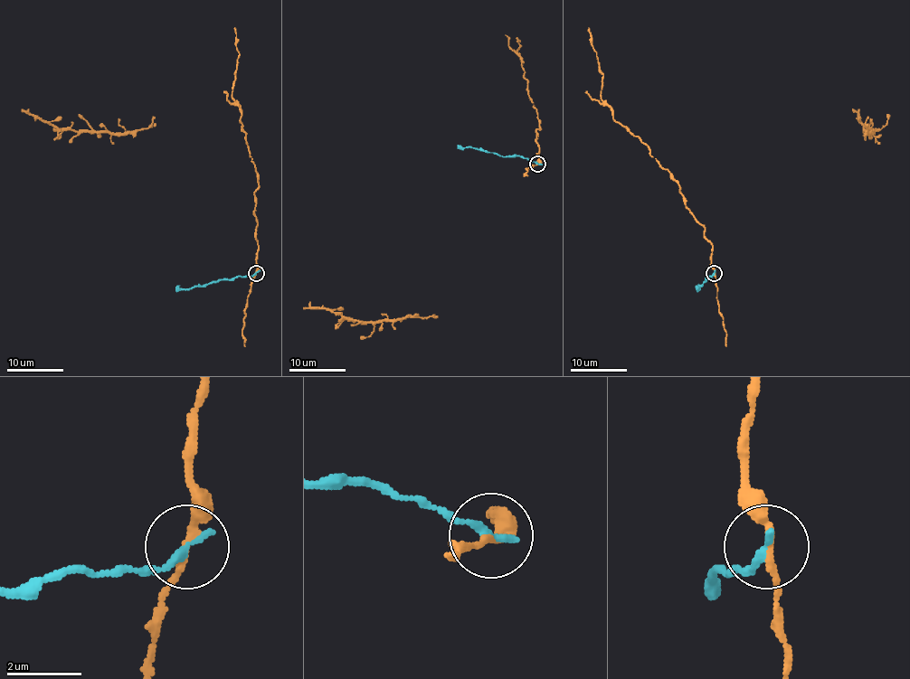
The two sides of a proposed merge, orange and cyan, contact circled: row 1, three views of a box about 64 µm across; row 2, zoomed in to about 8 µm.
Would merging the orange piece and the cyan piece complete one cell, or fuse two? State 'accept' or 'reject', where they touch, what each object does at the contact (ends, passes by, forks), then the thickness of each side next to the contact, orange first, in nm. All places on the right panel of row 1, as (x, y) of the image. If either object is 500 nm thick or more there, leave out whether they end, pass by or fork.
reject; at (714, 273); orange passes by; cyan ends there; 200 nm thick on the orange side, 240 nm on the other

